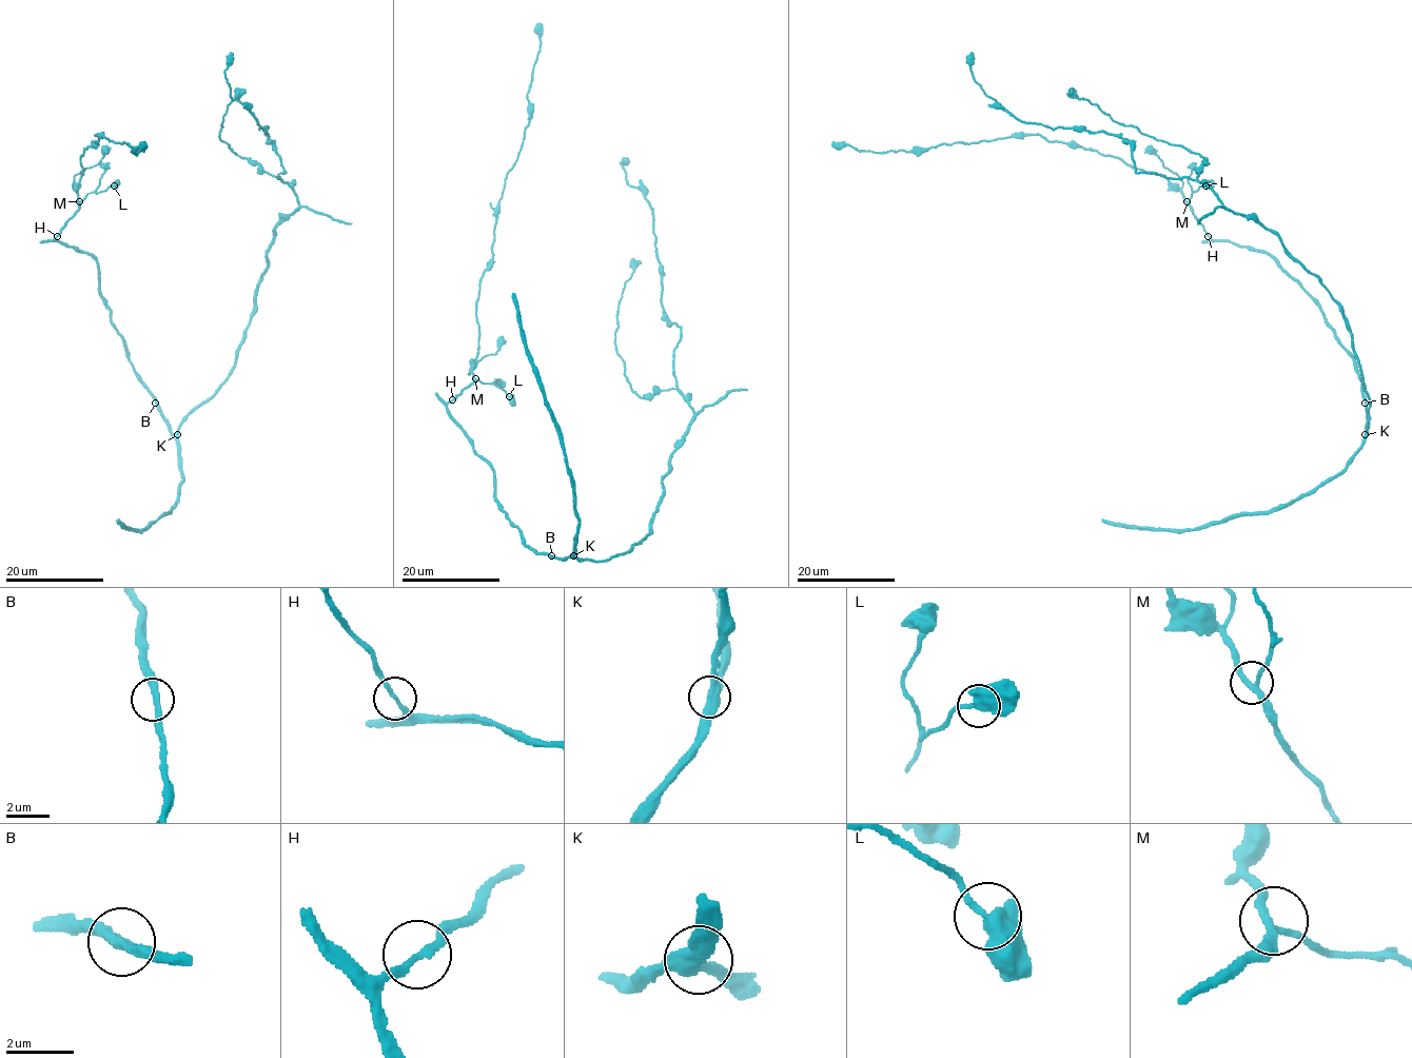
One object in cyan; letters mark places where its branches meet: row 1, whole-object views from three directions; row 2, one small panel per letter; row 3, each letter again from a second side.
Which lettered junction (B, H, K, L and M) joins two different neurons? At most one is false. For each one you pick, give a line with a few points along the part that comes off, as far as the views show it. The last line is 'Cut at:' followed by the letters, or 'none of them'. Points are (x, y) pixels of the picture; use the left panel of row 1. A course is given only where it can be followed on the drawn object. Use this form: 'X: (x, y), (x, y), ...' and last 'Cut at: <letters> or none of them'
Cut at: none of them

